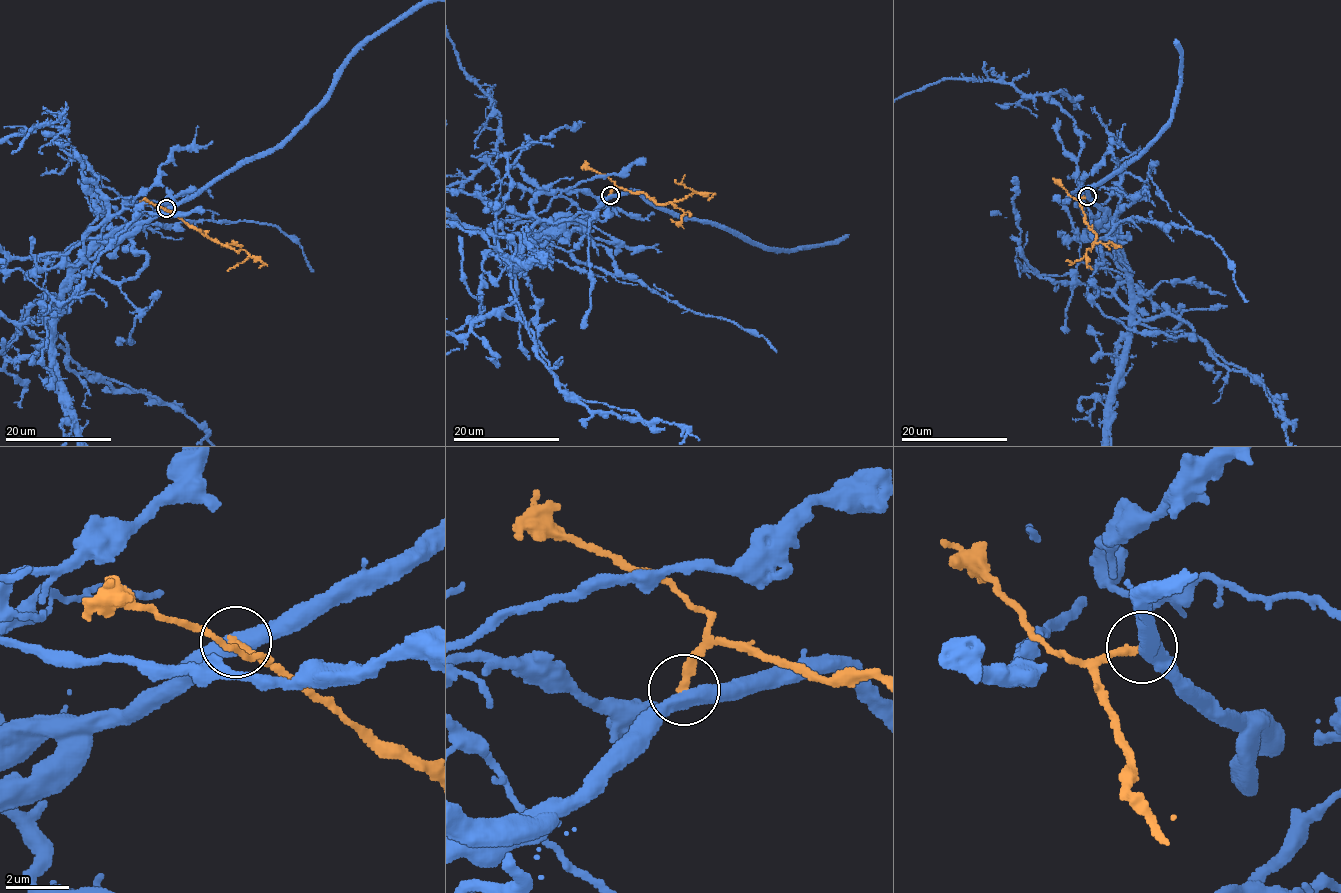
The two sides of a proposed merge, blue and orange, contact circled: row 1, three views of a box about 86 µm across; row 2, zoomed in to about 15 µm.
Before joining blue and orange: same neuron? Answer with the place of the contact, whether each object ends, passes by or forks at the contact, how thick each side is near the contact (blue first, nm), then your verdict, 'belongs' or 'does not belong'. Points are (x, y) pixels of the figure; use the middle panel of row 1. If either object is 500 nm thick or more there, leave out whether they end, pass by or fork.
at (610, 195); blue passes by; orange ends there; 480 nm thick on the blue side, 280 nm on the other; does not belong

